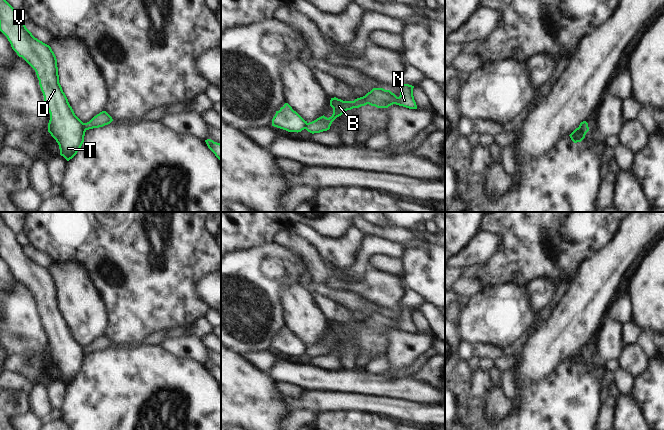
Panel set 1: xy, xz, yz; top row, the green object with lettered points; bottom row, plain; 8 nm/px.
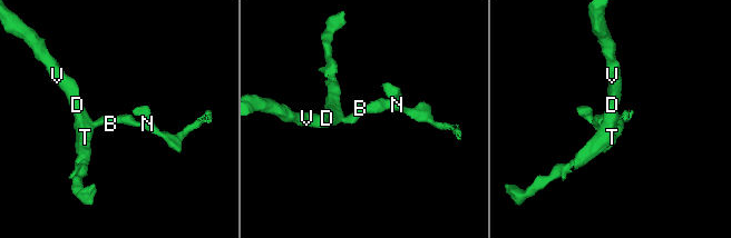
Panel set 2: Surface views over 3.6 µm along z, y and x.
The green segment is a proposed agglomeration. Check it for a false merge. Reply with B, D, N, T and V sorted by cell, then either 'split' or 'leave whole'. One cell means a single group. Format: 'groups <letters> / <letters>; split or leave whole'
groups B N / D T V; split

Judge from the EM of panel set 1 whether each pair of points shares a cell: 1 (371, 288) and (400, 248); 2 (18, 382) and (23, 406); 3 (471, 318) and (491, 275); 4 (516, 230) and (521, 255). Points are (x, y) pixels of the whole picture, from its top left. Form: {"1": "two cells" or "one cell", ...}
{"1": "two cells", "2": "one cell", "3": "two cells", "4": "one cell"}

